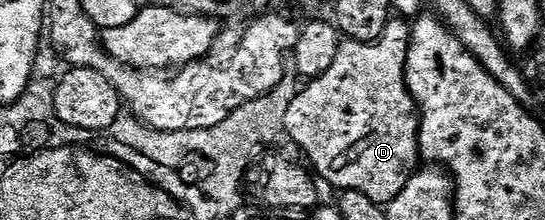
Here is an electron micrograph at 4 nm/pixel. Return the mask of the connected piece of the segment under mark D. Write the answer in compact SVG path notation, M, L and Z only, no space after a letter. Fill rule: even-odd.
M393 16L373 42L342 41L335 56L335 64L331 64L327 72L298 89L285 117L290 143L294 147L298 146L309 157L308 165L322 183L330 182L331 185L338 186L338 191L341 192L363 192L363 196L378 204L393 202L395 196L403 192L407 180L419 166L417 103L405 87L405 61L410 29L410 23L406 19Z

